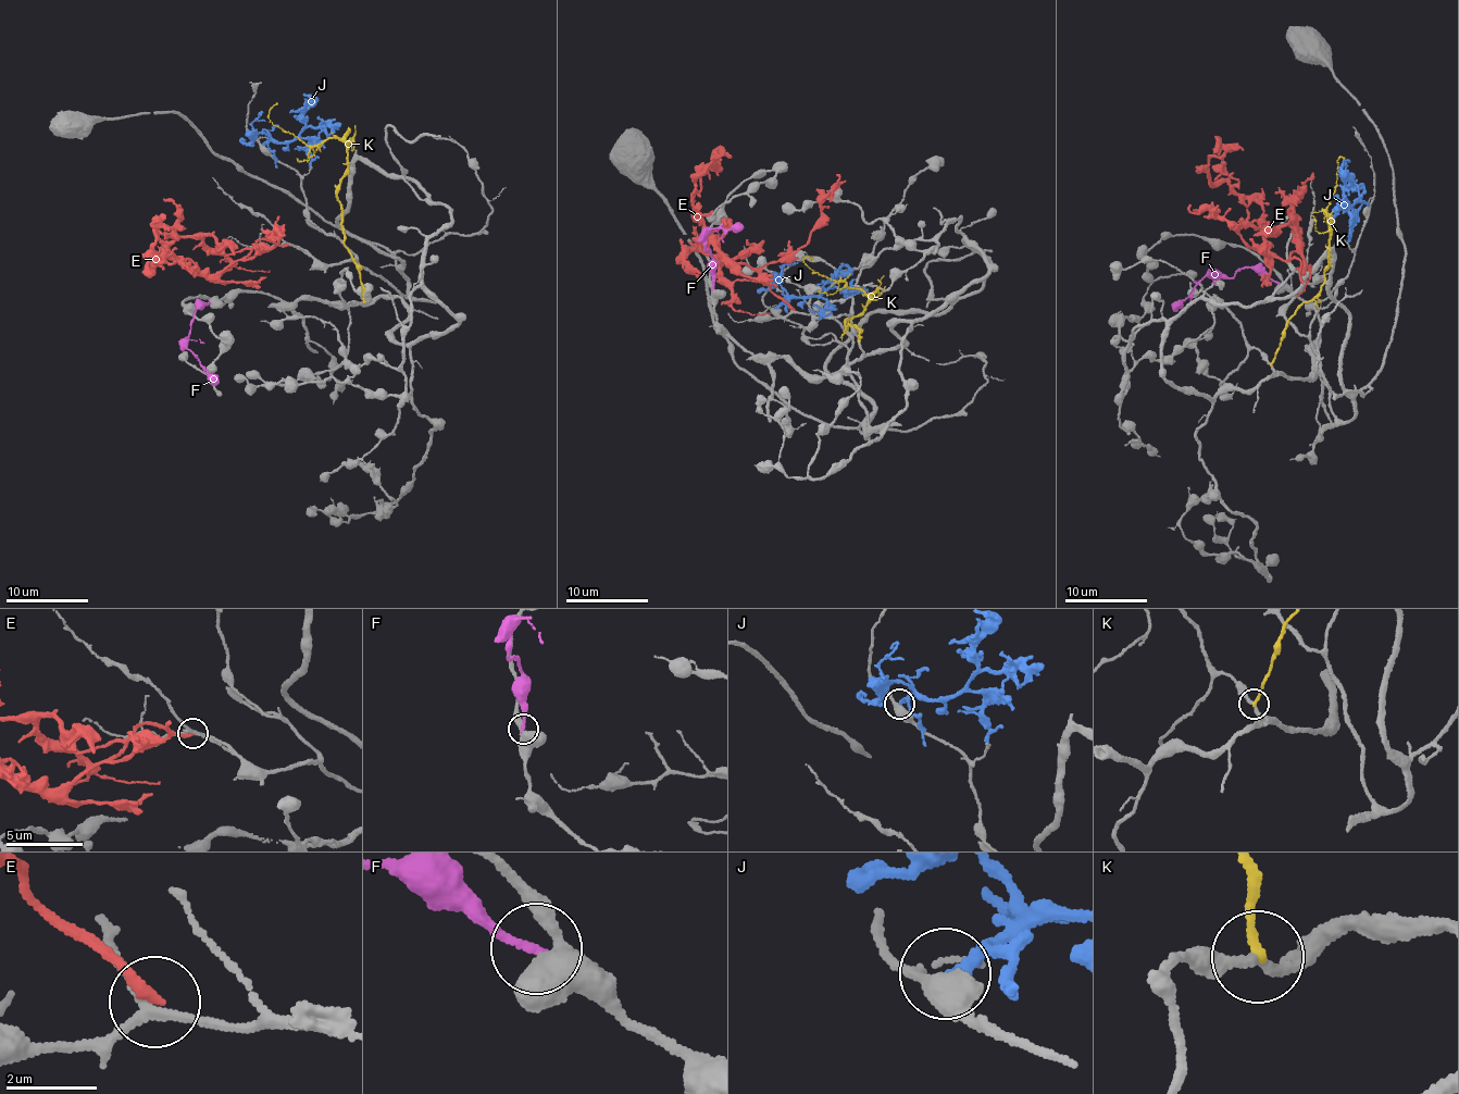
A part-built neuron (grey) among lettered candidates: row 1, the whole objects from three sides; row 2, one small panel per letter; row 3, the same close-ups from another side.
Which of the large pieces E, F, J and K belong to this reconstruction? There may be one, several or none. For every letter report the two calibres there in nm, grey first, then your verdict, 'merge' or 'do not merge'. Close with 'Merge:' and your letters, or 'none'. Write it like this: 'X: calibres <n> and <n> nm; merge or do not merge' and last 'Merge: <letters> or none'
E: calibres 190 and 240 nm; do not merge
F: calibres 500 and 180 nm; do not merge
J: calibres 360 and 240 nm; do not merge
K: calibres 190 and 200 nm; do not merge
Merge: none

